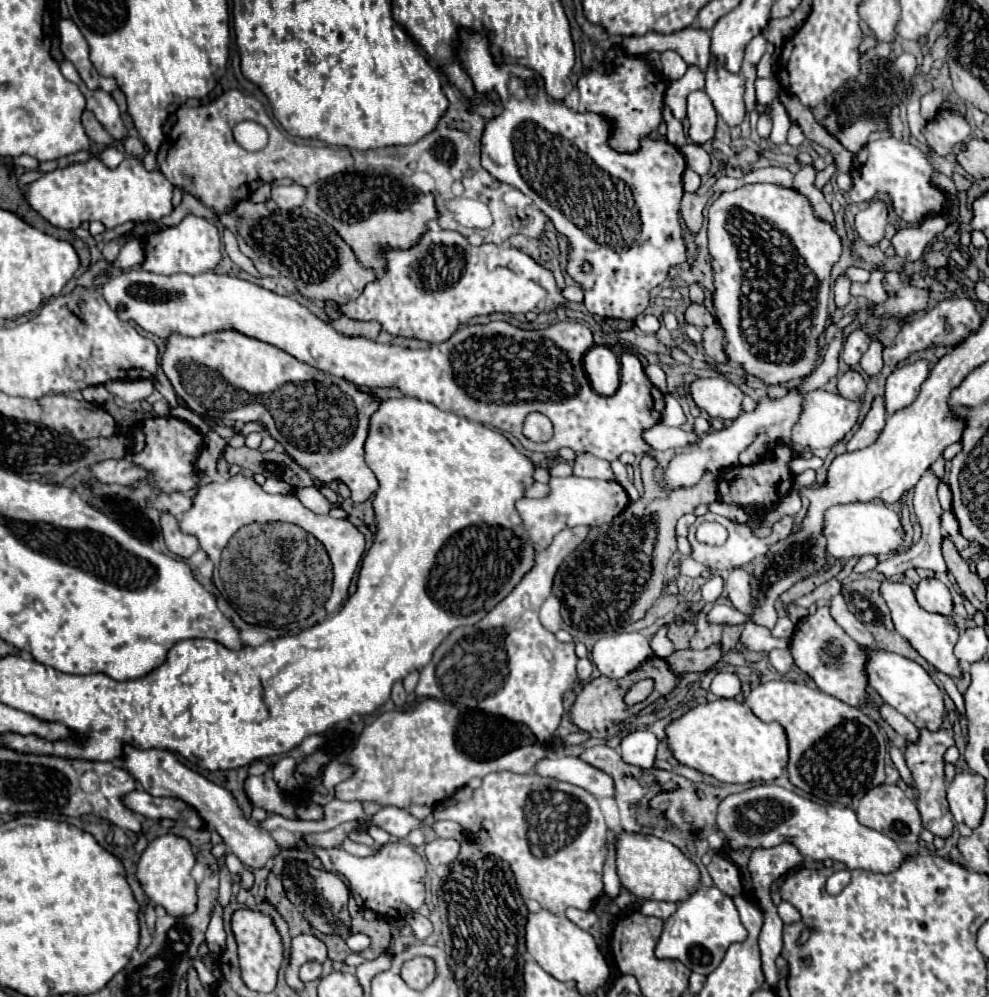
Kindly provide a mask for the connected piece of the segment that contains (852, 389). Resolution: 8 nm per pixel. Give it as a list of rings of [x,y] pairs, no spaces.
[[[854,370],[844,372],[844,374],[840,376],[840,380],[838,380],[838,394],[840,394],[842,398],[846,398],[846,400],[858,402],[858,400],[862,398],[864,390],[866,390],[864,378],[862,378],[858,372],[854,372]]]

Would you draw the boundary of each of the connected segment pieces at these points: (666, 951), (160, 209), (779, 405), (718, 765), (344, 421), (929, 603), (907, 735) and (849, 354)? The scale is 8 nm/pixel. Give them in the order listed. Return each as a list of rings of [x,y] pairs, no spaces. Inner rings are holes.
[[[716,886],[696,890],[692,898],[678,904],[678,910],[664,922],[660,942],[656,946],[658,958],[672,958],[684,962],[692,972],[708,976],[724,958],[732,942],[742,942],[748,936],[744,930],[734,900],[720,892]]]
[[[96,156],[84,164],[72,164],[44,174],[40,180],[30,184],[26,200],[32,208],[44,216],[50,224],[66,230],[76,230],[82,222],[98,220],[108,230],[126,222],[156,222],[172,214],[172,182],[160,172],[146,172],[142,162],[126,158],[118,168],[108,170]]]
[[[788,394],[780,400],[770,400],[770,398],[762,398],[756,406],[756,410],[752,412],[742,412],[736,420],[732,420],[724,430],[720,432],[710,432],[702,438],[700,446],[692,448],[690,452],[686,454],[678,454],[672,458],[672,462],[668,464],[668,468],[664,470],[664,486],[674,490],[674,488],[680,488],[680,486],[694,486],[702,474],[706,470],[710,470],[712,474],[722,474],[724,470],[730,470],[732,466],[738,466],[738,454],[748,448],[754,438],[758,434],[768,434],[770,440],[774,442],[790,442],[790,430],[792,426],[796,424],[798,416],[800,416],[800,402],[802,402],[802,396],[798,394]]]
[[[720,698],[706,702],[666,728],[668,746],[680,764],[692,766],[718,782],[746,784],[750,780],[772,782],[788,764],[788,736],[778,722],[762,722],[754,712],[738,700]]]
[[[234,330],[206,334],[200,338],[180,338],[174,334],[168,338],[166,352],[162,354],[162,370],[190,410],[212,420],[216,420],[218,414],[220,420],[260,422],[268,434],[284,446],[286,454],[308,470],[308,474],[320,484],[344,482],[352,490],[354,502],[364,502],[378,490],[378,480],[364,460],[364,442],[370,432],[370,416],[382,402],[376,394],[362,392],[344,378],[320,372],[306,362],[298,362],[294,356],[272,344],[248,338]]]
[[[936,578],[918,582],[916,600],[926,612],[936,612],[936,614],[944,614],[944,616],[952,614],[952,596],[950,596],[948,588]]]
[[[884,704],[884,706],[880,706],[878,710],[880,710],[882,718],[884,718],[908,744],[916,744],[916,742],[920,740],[920,730],[918,730],[908,718],[904,718],[902,714],[898,714],[892,706]]]
[[[862,328],[858,330],[852,330],[848,334],[848,338],[844,340],[844,348],[842,348],[842,360],[854,368],[858,362],[860,362],[860,356],[868,350],[870,346],[870,334],[864,332]]]

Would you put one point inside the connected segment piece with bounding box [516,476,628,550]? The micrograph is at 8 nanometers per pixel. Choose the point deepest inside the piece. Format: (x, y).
(573, 500)

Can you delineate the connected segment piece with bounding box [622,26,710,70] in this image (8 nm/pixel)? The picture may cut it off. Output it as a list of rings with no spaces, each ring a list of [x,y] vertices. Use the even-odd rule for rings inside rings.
[[[688,26],[674,34],[648,32],[644,36],[626,36],[622,46],[628,56],[640,56],[650,50],[678,52],[686,64],[694,64],[700,70],[706,70],[710,62],[710,34],[698,26]]]

